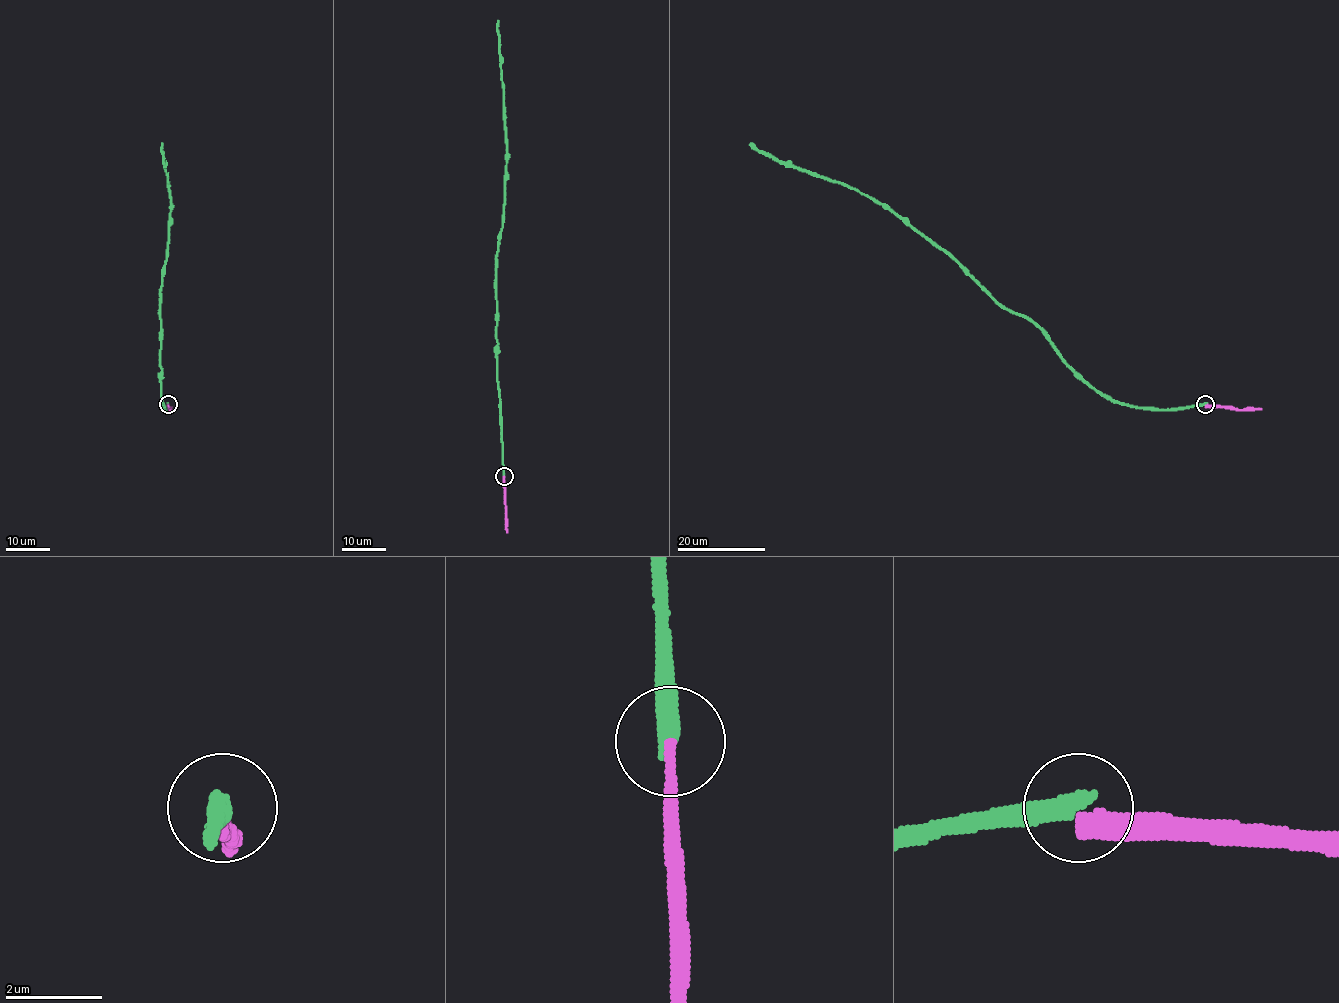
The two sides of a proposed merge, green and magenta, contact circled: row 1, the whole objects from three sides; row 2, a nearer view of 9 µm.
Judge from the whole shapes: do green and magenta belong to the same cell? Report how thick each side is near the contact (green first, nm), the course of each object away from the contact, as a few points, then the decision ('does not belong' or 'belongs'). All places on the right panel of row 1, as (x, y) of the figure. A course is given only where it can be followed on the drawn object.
calibres 440 and 300 nm; course green (1205, 404), (1143, 409), (1107, 399), (1037, 325), (1004, 309), (901, 218), (749, 144); course magenta (1205, 405), (1261, 408); does not belong

